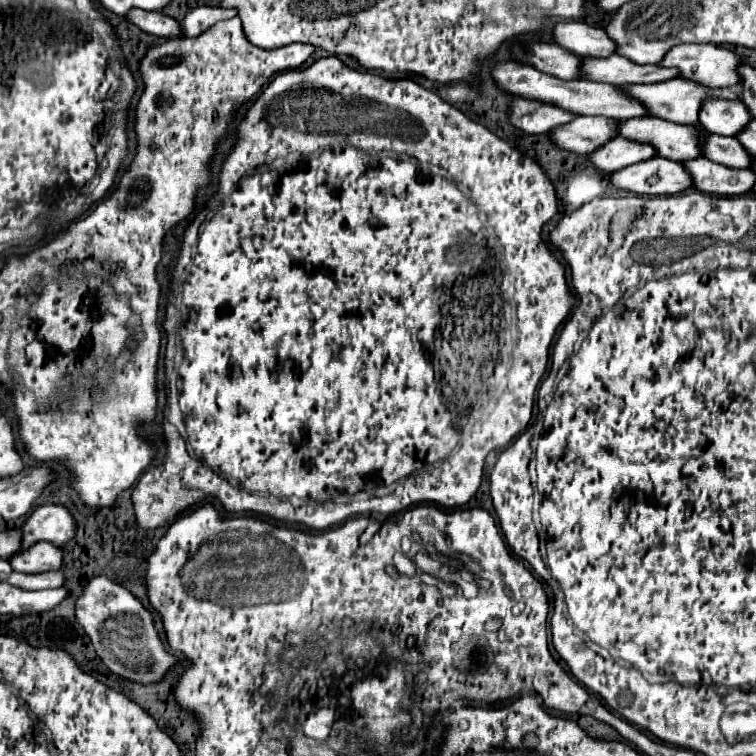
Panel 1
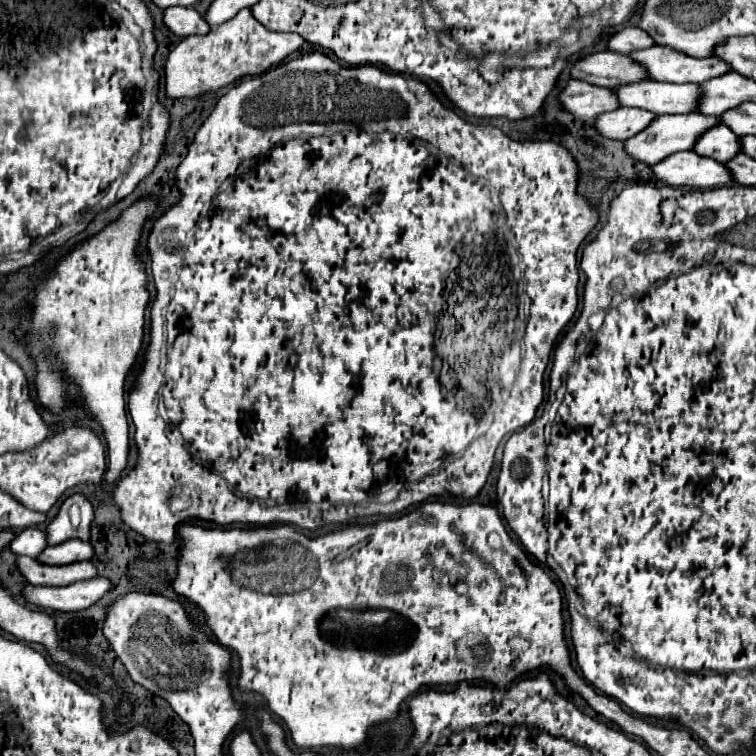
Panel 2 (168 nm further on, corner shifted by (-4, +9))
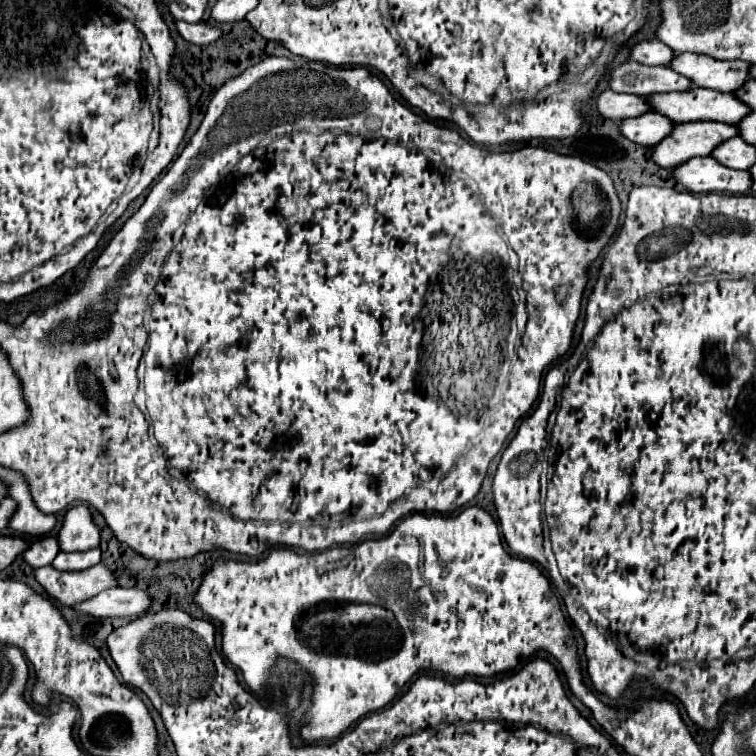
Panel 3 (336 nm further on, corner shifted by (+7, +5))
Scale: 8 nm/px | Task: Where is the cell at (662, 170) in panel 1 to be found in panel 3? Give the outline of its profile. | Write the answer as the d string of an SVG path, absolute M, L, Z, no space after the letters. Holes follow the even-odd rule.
M693 157L693 161L679 165L673 177L693 193L751 193L753 187L749 171L729 169L715 157Z

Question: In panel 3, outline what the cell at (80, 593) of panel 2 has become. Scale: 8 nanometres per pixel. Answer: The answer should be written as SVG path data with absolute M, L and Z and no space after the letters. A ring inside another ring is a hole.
M107 589L93 597L93 601L83 601L81 605L73 605L81 613L89 613L93 617L141 617L151 607L151 595L141 589Z

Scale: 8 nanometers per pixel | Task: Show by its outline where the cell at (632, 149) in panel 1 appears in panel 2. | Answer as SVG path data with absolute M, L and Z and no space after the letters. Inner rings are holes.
M684 113L684 115L660 115L656 117L642 133L630 137L624 141L624 151L634 161L642 161L646 165L654 165L662 161L664 157L676 153L676 151L690 151L696 137L704 133L704 129L710 129L712 125L720 123L718 117L704 117L700 113Z

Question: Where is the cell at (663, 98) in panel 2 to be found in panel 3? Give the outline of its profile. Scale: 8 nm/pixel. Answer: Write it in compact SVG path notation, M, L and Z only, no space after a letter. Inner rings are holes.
M693 89L693 93L659 93L649 97L657 113L673 117L673 121L721 121L737 125L749 115L749 105L739 101L735 93L713 89Z

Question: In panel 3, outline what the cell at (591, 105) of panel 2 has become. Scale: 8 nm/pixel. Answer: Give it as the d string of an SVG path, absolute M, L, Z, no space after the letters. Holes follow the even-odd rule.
M611 89L603 91L597 99L597 109L605 119L623 121L631 117L639 117L643 113L653 111L647 97L641 95L629 95L629 93L615 93Z

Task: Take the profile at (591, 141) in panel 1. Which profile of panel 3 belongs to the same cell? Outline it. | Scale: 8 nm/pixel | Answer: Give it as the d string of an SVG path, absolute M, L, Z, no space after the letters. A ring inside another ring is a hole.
M645 113L635 119L625 119L619 125L619 129L621 129L621 133L625 133L625 137L629 137L635 143L649 145L649 147L655 147L665 137L669 137L673 127L675 127L675 123L661 113Z

